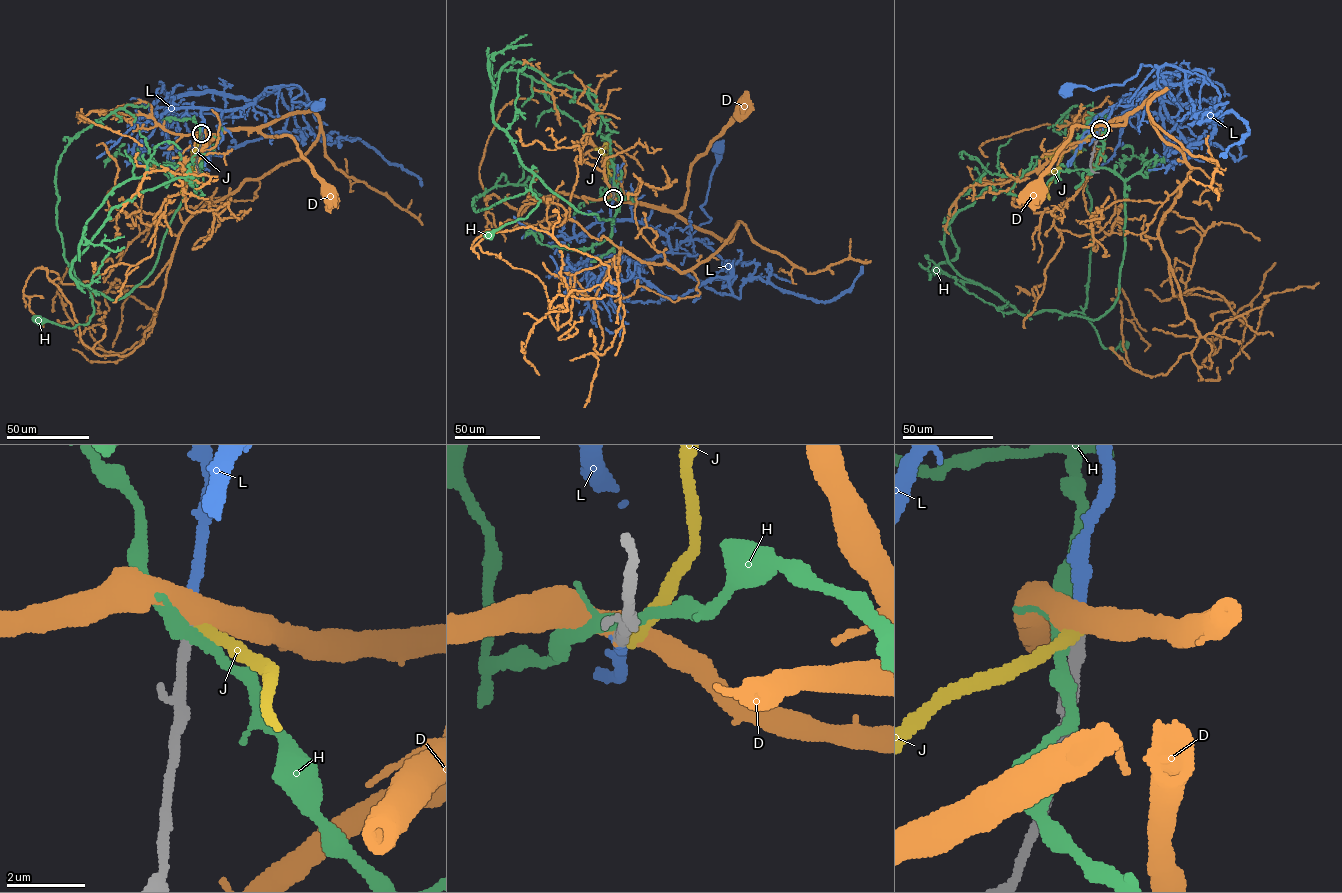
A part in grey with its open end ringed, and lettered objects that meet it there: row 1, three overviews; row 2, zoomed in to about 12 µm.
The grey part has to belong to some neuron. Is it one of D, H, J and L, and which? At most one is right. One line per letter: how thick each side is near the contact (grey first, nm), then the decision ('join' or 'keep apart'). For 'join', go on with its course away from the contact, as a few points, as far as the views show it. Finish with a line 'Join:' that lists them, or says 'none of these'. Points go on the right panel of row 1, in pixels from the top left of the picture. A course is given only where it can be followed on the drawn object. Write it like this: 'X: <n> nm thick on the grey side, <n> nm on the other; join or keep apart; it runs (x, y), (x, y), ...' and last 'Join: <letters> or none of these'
D: 360 nm thick on the grey side, 500 nm on the other; keep apart
H: 380 nm thick on the grey side, 280 nm on the other; keep apart
J: 360 nm thick on the grey side, 360 nm on the other; keep apart
L: 320 nm thick on the grey side, 280 nm on the other; join; it runs (1100, 129), (1102, 114), (1163, 80), (1158, 69), (1141, 64), (1123, 85), (1094, 89), (1072, 87), (1065, 92)
Join: L

